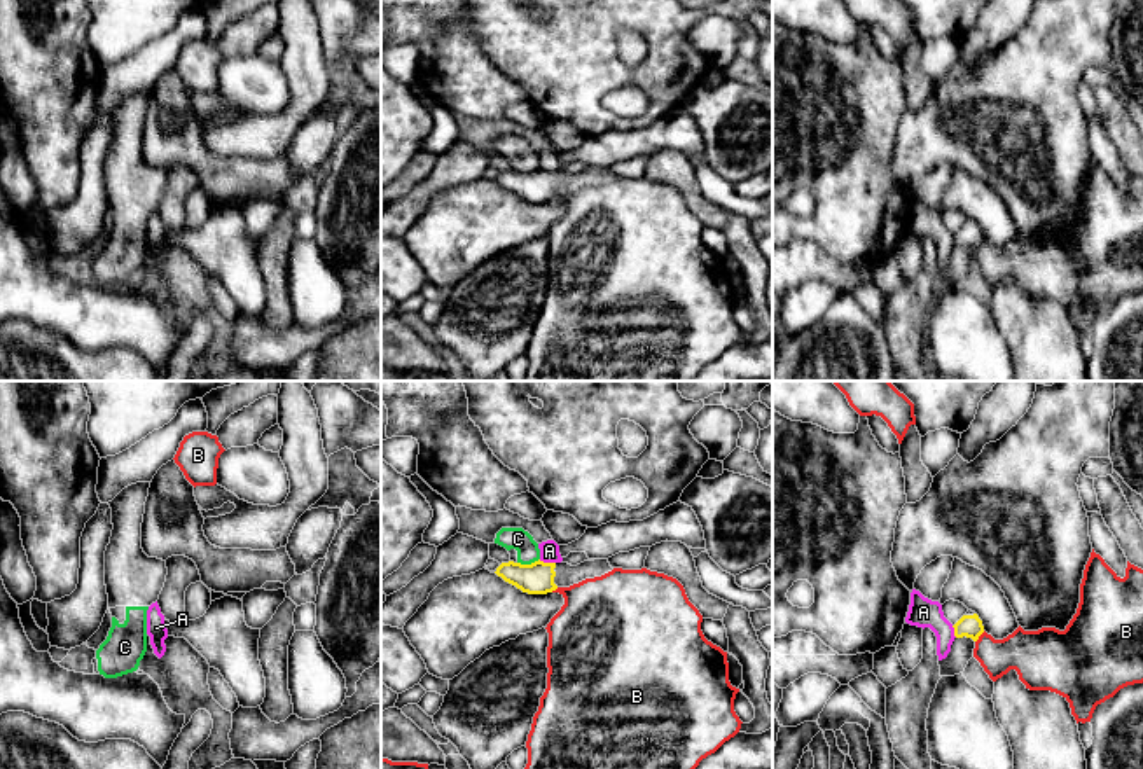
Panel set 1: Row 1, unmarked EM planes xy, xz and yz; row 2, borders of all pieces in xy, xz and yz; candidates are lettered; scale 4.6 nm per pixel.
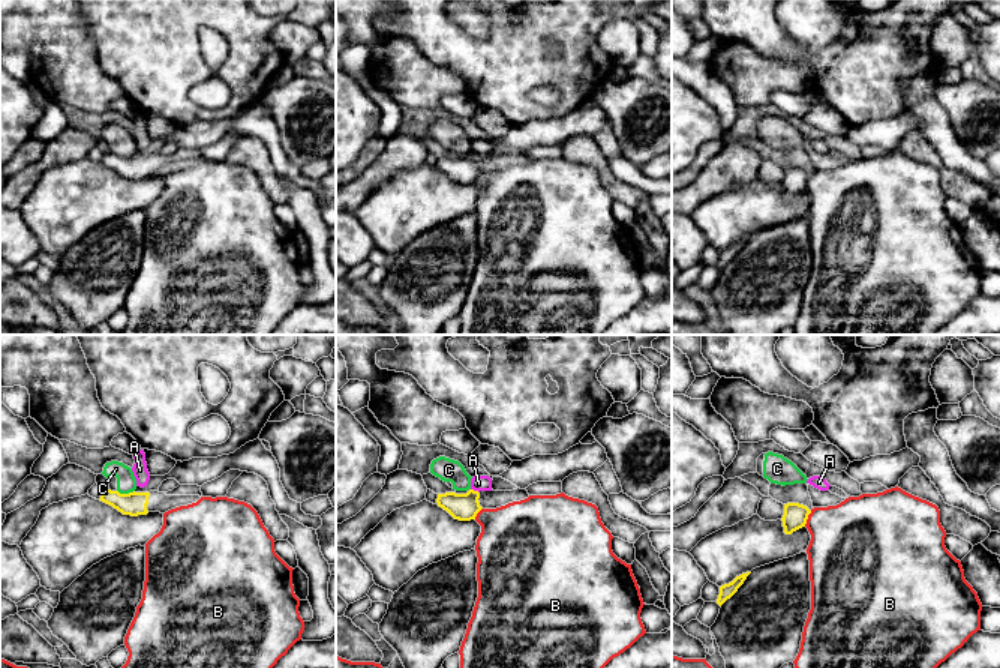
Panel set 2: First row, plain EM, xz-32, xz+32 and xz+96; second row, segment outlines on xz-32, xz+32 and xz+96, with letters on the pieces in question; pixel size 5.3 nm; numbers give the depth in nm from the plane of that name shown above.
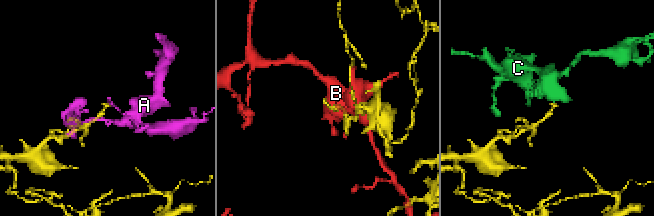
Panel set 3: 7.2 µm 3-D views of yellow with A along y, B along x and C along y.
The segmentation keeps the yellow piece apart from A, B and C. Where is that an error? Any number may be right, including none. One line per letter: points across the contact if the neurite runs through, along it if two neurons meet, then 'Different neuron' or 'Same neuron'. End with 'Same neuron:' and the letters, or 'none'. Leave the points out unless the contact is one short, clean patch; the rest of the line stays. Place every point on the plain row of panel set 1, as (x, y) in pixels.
A: Boundary: xz (539, 168), (554, 172). Different neuron
B: Different neuron
C: Boundary: xz (539, 166), (530, 172), (518, 172). Different neuron
Same neuron: none

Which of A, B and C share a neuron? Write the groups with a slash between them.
A / B / C

